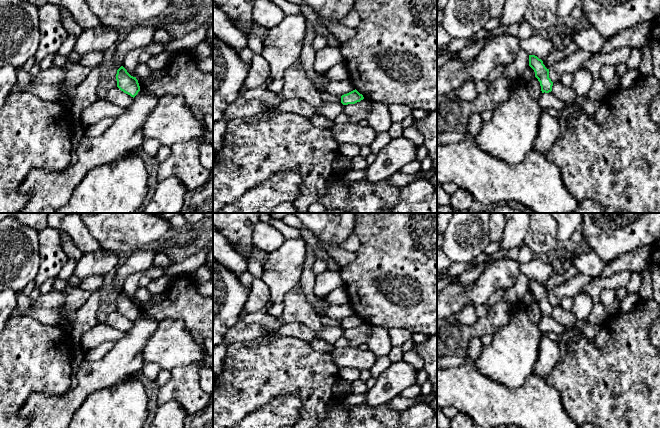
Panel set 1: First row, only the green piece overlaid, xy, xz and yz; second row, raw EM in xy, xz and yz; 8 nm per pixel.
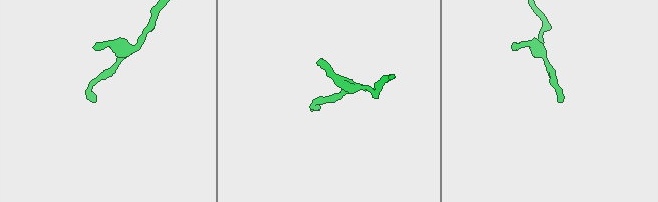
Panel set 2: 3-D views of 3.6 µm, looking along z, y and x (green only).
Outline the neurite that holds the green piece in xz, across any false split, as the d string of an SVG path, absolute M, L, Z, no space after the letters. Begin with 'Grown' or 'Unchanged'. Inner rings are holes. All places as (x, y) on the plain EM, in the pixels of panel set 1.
Unchanged. M356 313L341 320L341 327L343 329L355 328L363 324L364 321Z

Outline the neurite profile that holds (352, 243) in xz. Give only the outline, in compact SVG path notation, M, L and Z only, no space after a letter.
M356 234L350 235L342 244L341 248L348 252L357 252L360 247L360 240Z

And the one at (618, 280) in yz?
M621 271L613 275L592 279L591 282L586 284L580 292L588 294L594 304L600 301L600 293L604 289L617 290L626 287L630 281L630 271Z

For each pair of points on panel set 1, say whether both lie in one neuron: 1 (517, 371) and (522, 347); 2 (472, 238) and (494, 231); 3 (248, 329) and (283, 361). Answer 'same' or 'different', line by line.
1: same
2: different
3: different

